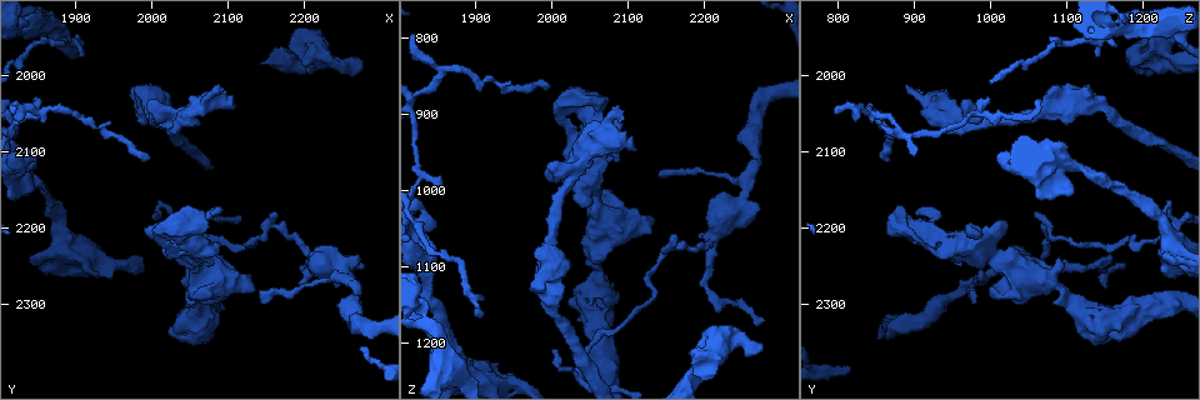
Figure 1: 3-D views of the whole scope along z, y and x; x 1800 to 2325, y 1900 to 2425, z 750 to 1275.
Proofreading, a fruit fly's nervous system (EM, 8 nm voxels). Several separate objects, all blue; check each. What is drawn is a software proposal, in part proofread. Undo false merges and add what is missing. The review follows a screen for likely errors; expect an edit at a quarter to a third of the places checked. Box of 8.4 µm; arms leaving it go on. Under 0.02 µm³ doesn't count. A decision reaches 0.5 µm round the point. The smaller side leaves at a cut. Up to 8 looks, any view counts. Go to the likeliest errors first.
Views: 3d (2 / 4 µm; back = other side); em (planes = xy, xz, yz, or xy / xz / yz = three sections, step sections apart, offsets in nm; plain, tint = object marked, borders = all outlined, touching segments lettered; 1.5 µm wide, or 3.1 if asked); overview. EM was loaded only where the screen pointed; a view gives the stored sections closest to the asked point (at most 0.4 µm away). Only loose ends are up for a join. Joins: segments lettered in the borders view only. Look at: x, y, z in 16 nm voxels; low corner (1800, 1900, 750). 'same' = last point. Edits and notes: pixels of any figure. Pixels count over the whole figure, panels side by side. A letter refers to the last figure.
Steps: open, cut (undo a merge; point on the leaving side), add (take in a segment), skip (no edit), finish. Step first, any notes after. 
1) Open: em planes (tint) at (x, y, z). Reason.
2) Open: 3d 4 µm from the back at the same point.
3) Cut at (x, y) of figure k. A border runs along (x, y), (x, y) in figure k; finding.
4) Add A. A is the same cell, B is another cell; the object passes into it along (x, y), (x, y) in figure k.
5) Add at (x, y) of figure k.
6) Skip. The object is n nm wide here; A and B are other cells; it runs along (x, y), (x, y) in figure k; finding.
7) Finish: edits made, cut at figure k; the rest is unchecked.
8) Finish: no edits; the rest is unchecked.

Open: 3d 4 µm at (2155, 2195, 1075). Sharp bend.

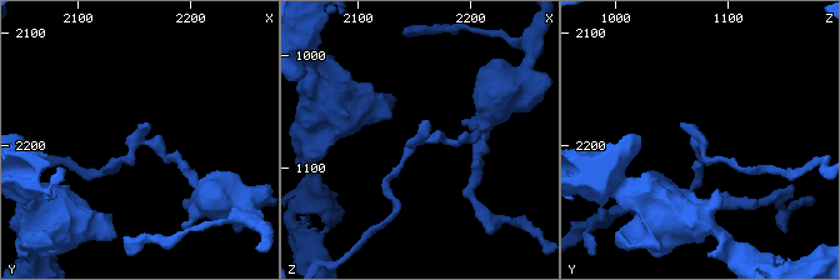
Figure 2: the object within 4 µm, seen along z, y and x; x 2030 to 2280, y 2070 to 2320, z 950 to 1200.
Open: em planes (borders) at (2150, 2198, 1076).

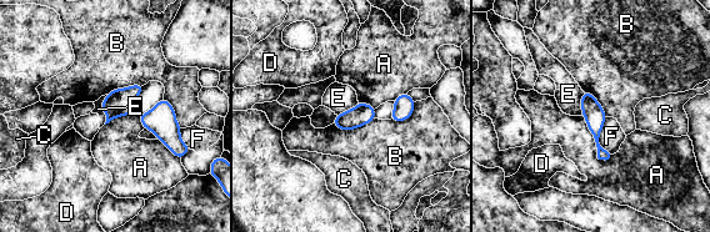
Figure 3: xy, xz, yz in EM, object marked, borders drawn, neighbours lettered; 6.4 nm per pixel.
Skip. A, B, C, D, E and F are other cells; a border runs along (583, 115), (596, 156), (609, 162) in figure 3; all the same neuron.

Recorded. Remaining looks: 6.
Open: em yz step 4 (plain) at (2115, 2040, 945). Free end.

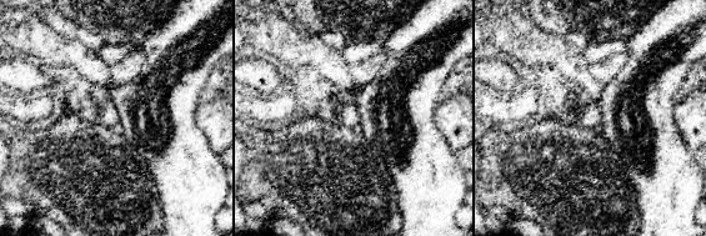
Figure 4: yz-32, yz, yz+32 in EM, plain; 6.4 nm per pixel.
Open: em yz step 4 (borders) at the same point. What lies round it.

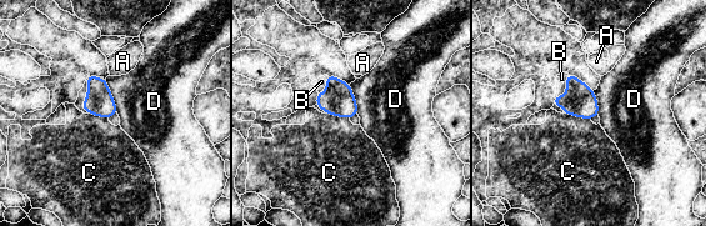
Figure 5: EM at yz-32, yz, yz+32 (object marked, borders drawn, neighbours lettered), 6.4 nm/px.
Add B. B is the same cell, A, C and D are other cells; it goes on there.

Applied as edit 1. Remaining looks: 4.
Open: overview. See it whole again.

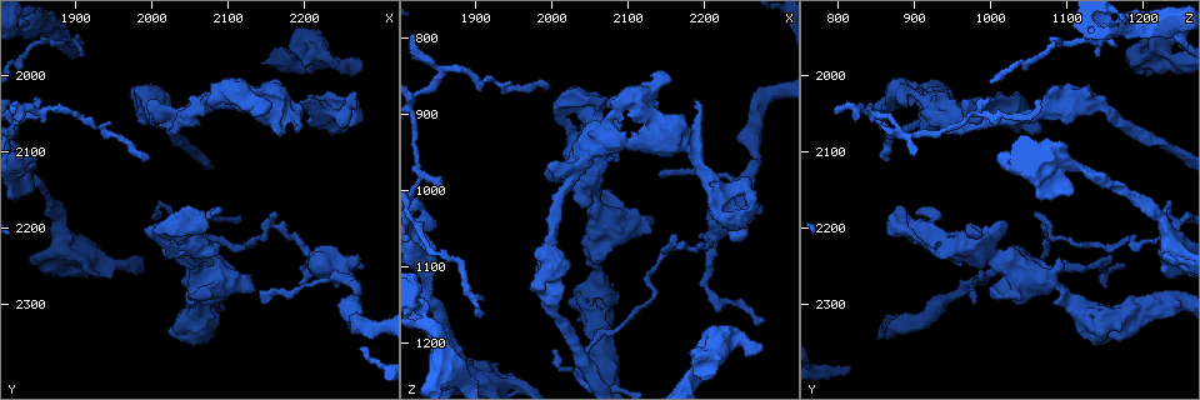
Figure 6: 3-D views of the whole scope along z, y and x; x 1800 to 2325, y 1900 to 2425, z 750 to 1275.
Open: 3d 4 µm at (2210, 2025, 1030). Branch stops here.

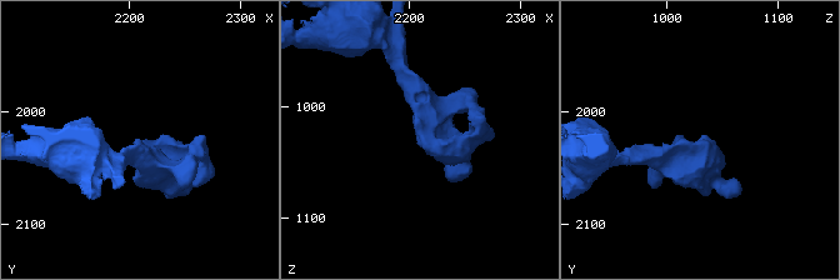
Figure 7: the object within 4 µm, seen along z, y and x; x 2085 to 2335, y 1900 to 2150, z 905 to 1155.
Open: em yz step 4 (borders) at (2212, 2024, 1030). Now the EM.

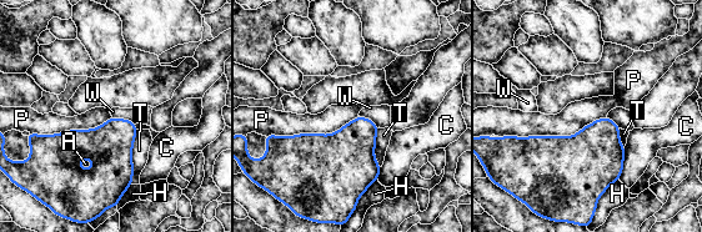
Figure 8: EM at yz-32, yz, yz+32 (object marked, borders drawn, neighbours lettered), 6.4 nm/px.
Open: em planes (borders) at the same point.

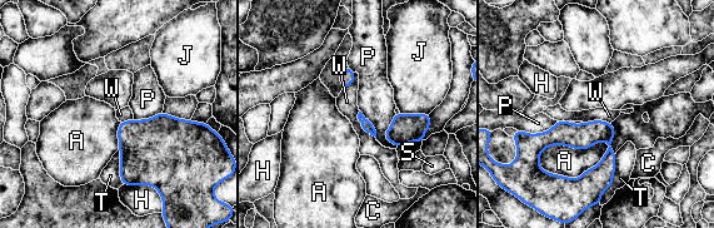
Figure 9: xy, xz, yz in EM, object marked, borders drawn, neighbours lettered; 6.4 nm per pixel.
Skip. A, C, H, J, P, S, T and W are other cells; a border runs along (359, 110), (360, 127), (375, 138) in figure 9; none of them fits.

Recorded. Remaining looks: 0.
Finish: edits made, add at figure 5; the rest is unchecked.

